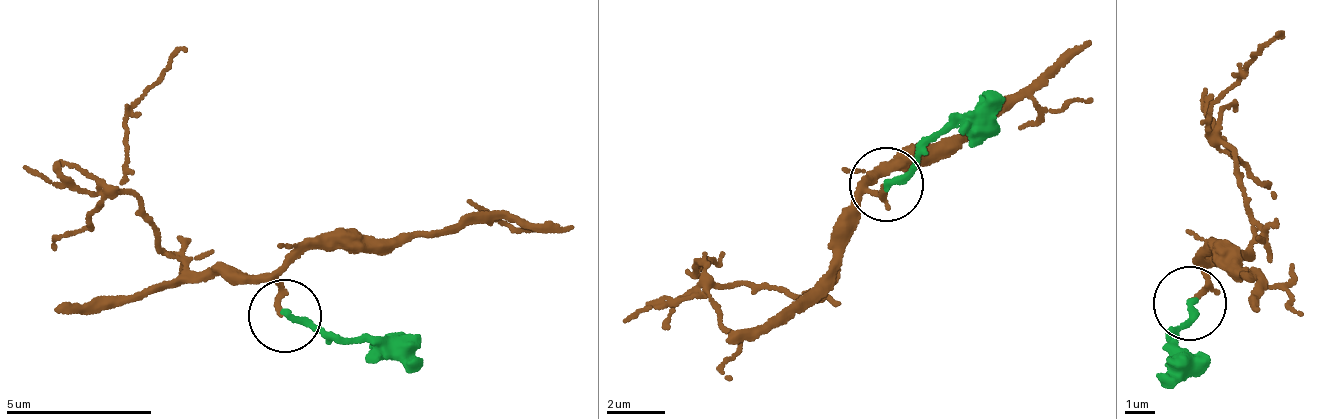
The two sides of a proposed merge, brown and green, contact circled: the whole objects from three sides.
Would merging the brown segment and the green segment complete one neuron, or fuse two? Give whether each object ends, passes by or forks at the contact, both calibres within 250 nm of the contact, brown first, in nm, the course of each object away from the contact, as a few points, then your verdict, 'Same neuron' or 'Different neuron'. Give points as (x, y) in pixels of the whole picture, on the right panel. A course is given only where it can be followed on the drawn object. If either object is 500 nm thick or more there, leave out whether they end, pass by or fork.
At the ring brown ends. At the ring green ends. Thickness 170 nm (brown) against 240 nm. Course of brown: (1190, 301), (1203, 270), (1249, 249), (1257, 220), (1231, 145), (1210, 136), (1208, 104), (1248, 71), (1278, 35). Course of green: (1190, 301), (1173, 340), (1181, 348), (1171, 387). Different neuron

